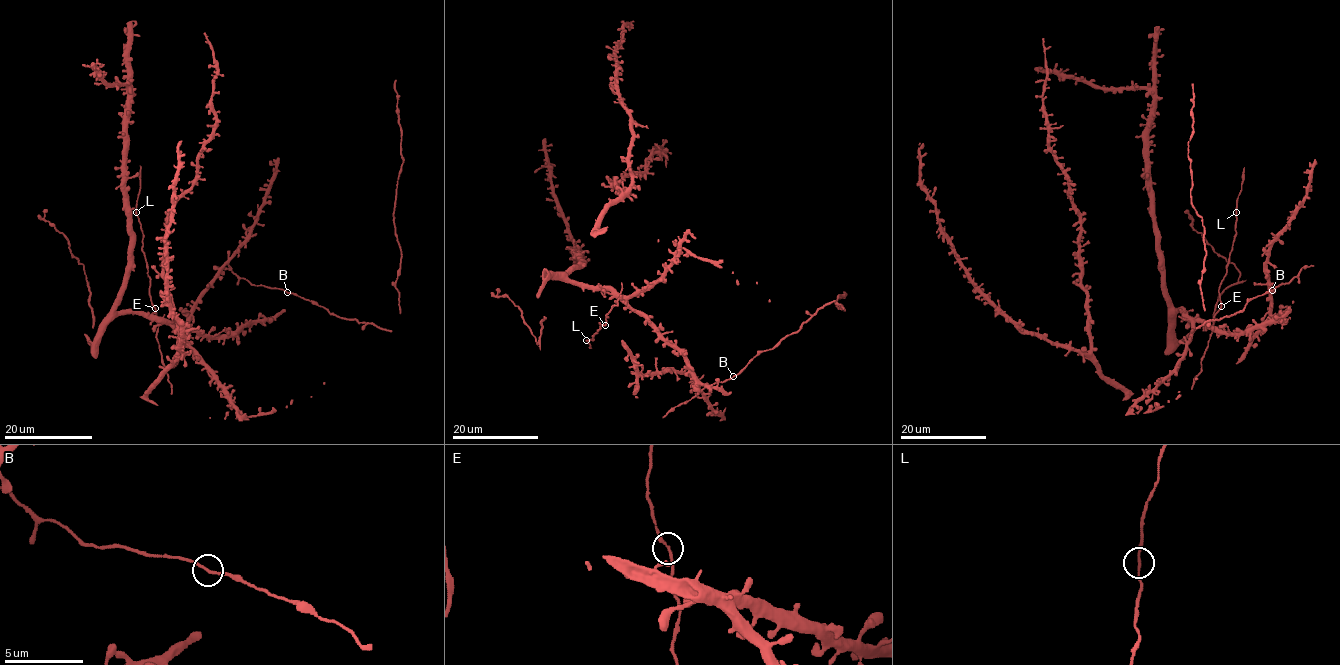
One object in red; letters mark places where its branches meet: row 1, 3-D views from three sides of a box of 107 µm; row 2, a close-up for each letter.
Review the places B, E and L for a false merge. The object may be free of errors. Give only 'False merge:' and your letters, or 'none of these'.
False merge: none of these

